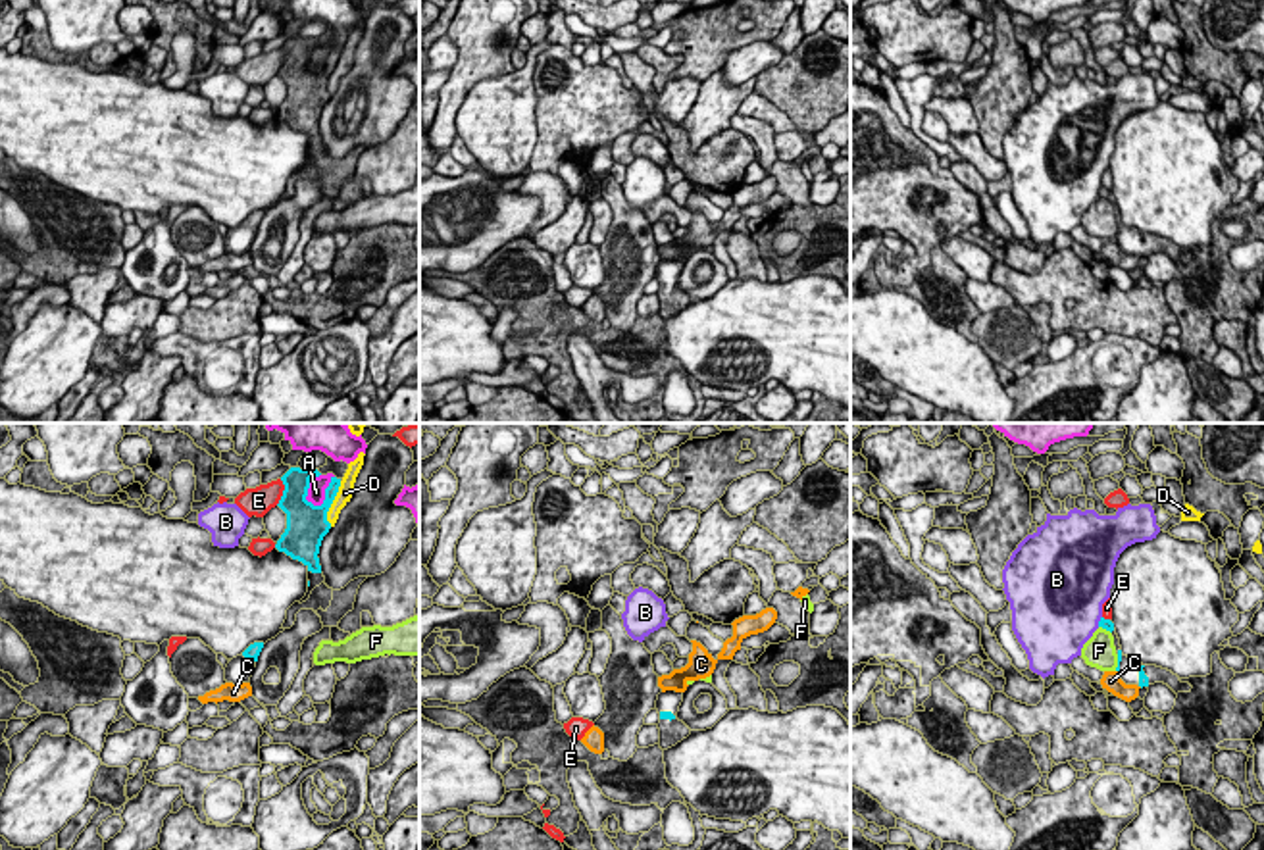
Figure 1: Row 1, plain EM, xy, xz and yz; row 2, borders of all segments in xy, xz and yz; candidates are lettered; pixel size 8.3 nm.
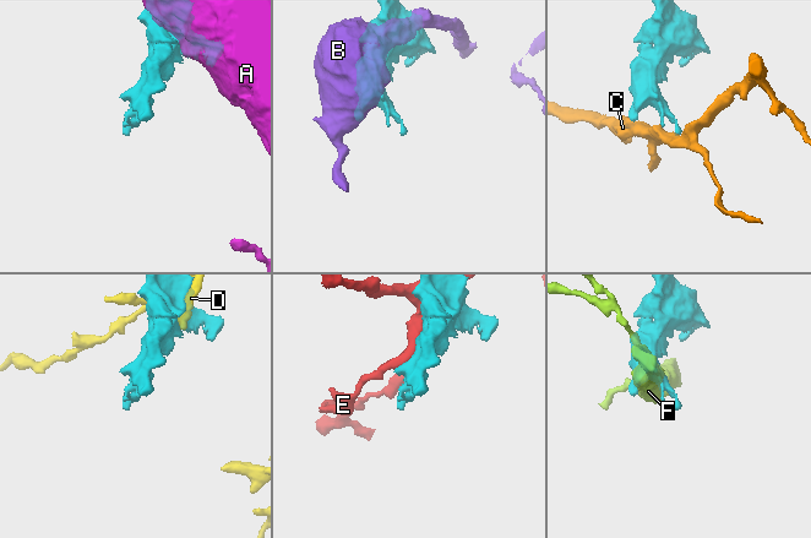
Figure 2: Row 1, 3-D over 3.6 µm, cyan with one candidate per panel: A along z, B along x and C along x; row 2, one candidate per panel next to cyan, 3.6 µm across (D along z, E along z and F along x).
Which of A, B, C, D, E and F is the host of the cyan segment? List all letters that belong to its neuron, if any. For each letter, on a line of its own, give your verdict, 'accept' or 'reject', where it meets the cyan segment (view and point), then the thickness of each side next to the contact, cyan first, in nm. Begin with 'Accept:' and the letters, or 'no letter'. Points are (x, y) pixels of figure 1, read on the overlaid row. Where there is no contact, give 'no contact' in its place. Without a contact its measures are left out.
Accept: no letter
A: reject; meets cyan in xy at (326, 499); 320 nm thick on the cyan side, 160 nm on the other
B: reject; meets cyan in yz at (1099, 622); 90 nm thick on the cyan side, 500 nm on the other
C: reject; no contact
D: reject; meets cyan in xy at (331, 502); 300 nm thick on the cyan side, 130 nm on the other
E: reject; meets cyan in xy at (283, 493); 280 nm thick on the cyan side, 240 nm on the other
F: reject; meets cyan in yz at (1118, 662); 30 nm thick on the cyan side, 280 nm on the other

